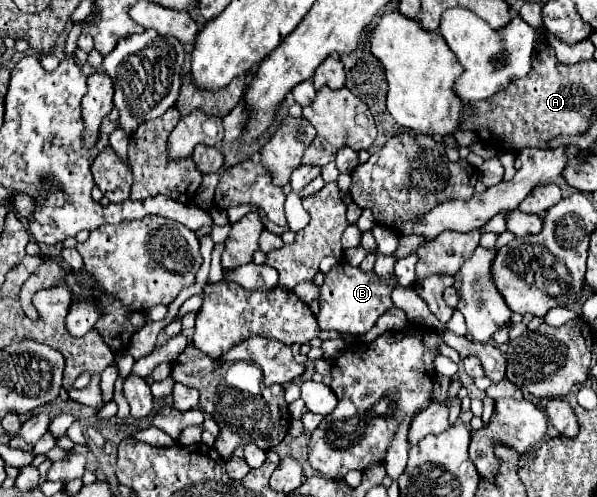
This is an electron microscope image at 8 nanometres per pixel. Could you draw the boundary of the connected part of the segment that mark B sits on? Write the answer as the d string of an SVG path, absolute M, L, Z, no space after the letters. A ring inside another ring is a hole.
M342 259L326 273L324 283L320 287L320 313L318 313L320 329L364 335L376 325L378 317L392 307L390 293L394 287L396 285L384 283L374 271L366 273L360 267L352 267L348 265L346 259Z

